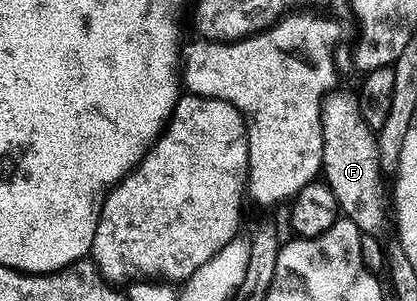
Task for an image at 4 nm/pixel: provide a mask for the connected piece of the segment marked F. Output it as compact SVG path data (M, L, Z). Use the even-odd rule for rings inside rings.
M333 90L324 96L321 110L323 179L336 196L341 215L352 220L359 231L383 237L388 218L390 196L384 188L384 171L379 158L377 133L360 112L359 100L353 92Z

